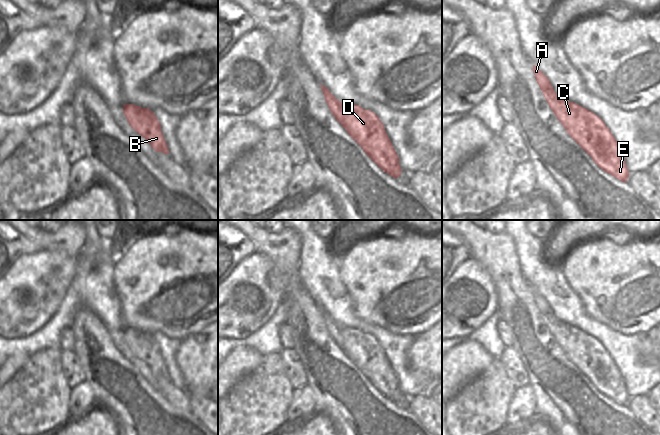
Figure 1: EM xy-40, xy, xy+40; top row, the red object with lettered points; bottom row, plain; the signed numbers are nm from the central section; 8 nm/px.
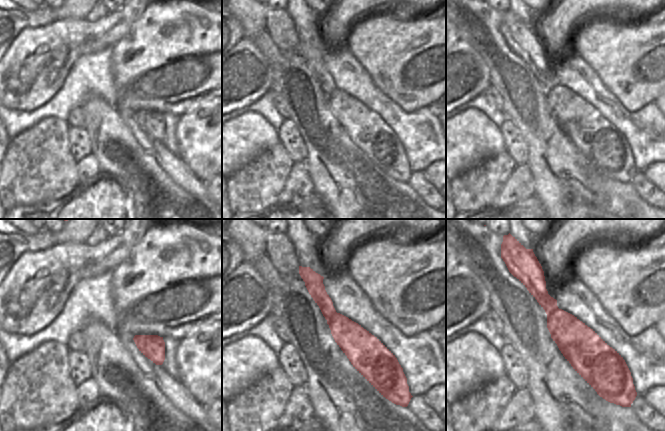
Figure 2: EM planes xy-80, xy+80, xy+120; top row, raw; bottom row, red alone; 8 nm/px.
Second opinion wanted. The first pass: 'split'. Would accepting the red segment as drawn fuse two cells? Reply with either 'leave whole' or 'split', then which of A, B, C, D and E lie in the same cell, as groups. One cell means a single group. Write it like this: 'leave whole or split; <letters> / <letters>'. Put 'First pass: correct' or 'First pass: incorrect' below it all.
split; A / B C D E
First pass: correct

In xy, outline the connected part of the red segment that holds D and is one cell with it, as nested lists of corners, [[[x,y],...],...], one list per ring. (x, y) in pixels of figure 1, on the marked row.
[[[341,102],[343,121],[340,124],[349,136],[363,149],[365,154],[384,172],[395,179],[401,175],[399,157],[385,131],[379,117],[372,111],[366,110],[356,104]]]

